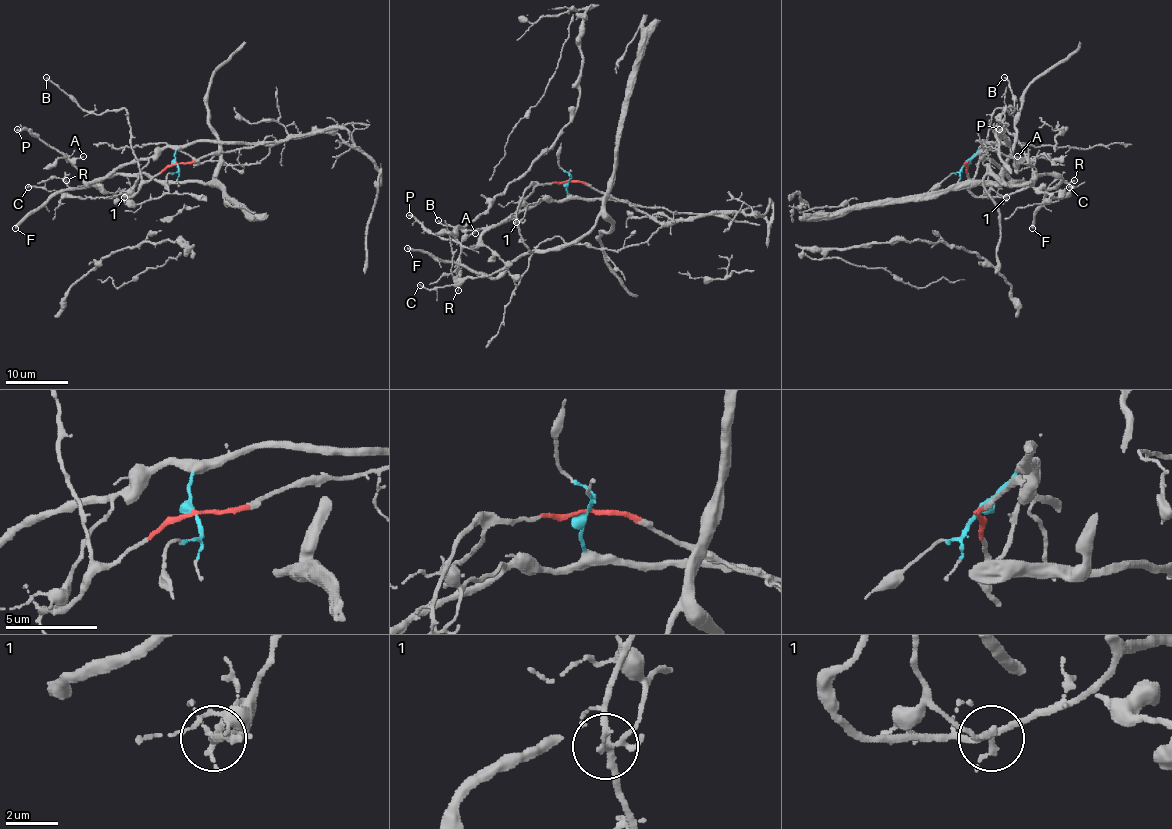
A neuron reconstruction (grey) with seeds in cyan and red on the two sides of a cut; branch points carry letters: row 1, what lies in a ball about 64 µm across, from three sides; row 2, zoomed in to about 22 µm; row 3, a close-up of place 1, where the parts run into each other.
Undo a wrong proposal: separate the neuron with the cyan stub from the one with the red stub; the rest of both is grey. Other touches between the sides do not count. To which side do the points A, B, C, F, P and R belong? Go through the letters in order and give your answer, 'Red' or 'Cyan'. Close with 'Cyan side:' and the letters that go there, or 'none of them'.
A: Cyan
B: Red
C: Cyan
F: Red
P: Cyan
R: Red
Cyan side: A, C, P

